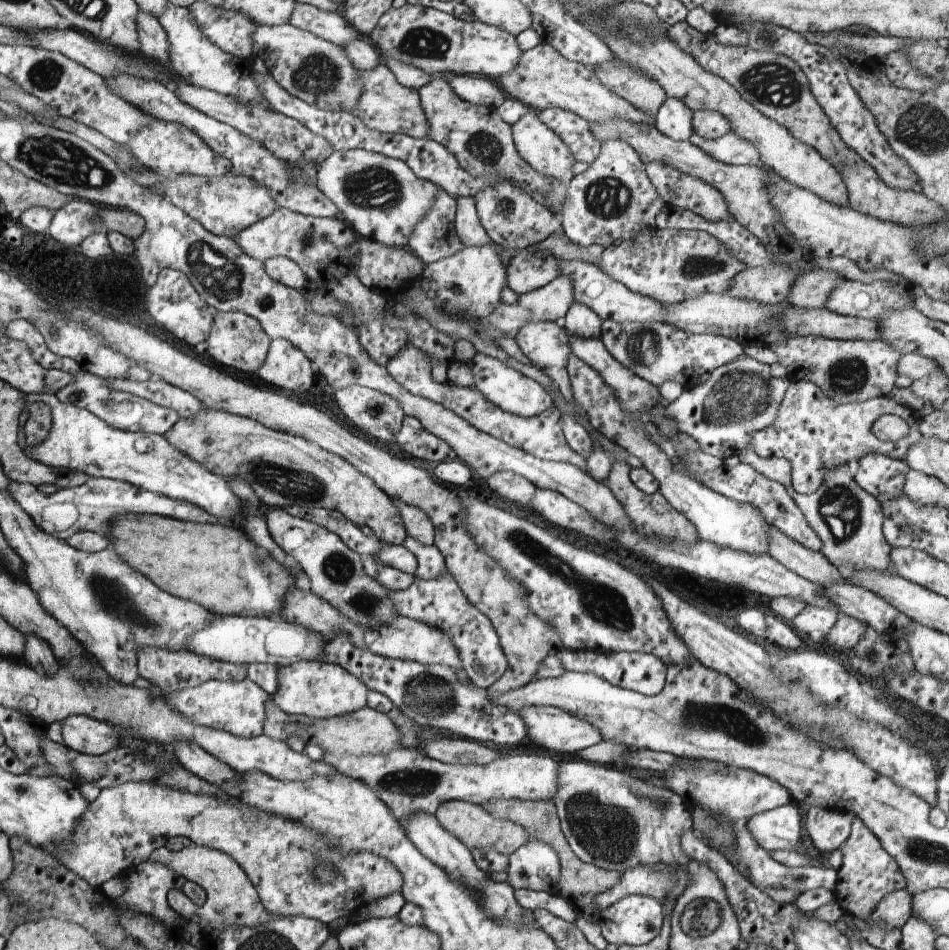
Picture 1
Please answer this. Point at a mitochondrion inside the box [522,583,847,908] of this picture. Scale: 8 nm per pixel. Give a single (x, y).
(605, 832)

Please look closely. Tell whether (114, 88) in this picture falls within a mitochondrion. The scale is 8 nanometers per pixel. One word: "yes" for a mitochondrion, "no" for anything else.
no

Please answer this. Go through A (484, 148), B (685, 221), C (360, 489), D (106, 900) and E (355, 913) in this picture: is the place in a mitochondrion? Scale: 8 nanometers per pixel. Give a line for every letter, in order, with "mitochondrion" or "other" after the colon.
A: mitochondrion
B: other
C: other
D: other
E: other

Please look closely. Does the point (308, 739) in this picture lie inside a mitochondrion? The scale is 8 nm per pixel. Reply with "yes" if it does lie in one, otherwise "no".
no

